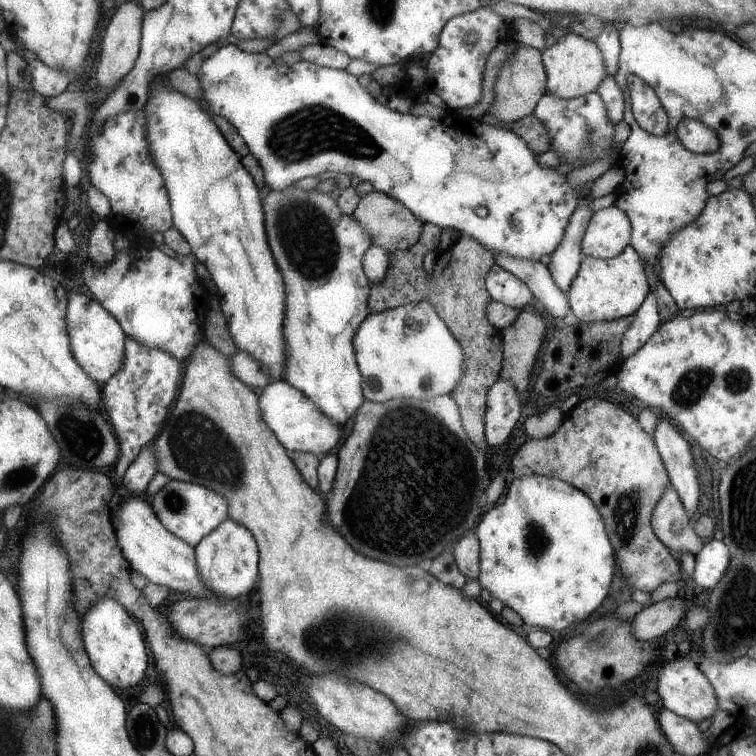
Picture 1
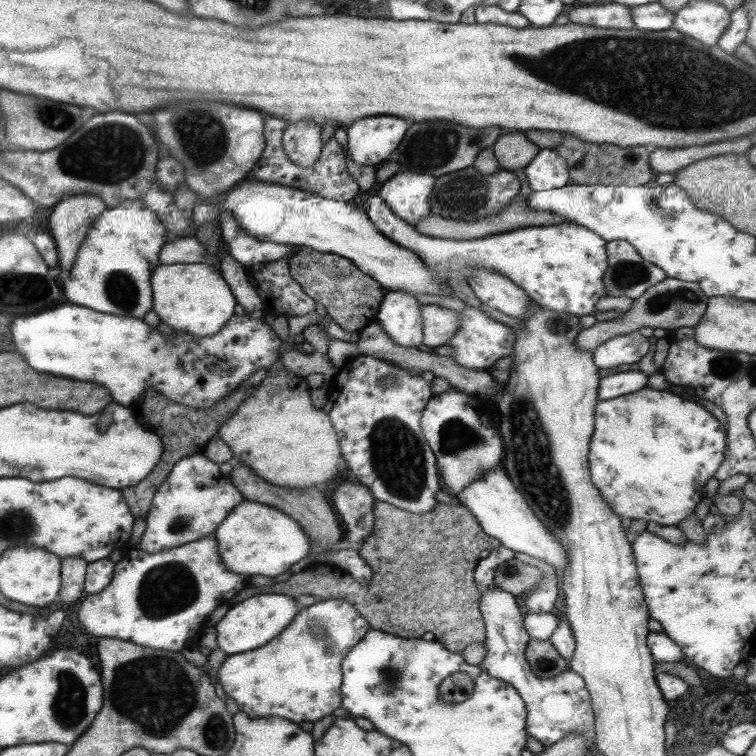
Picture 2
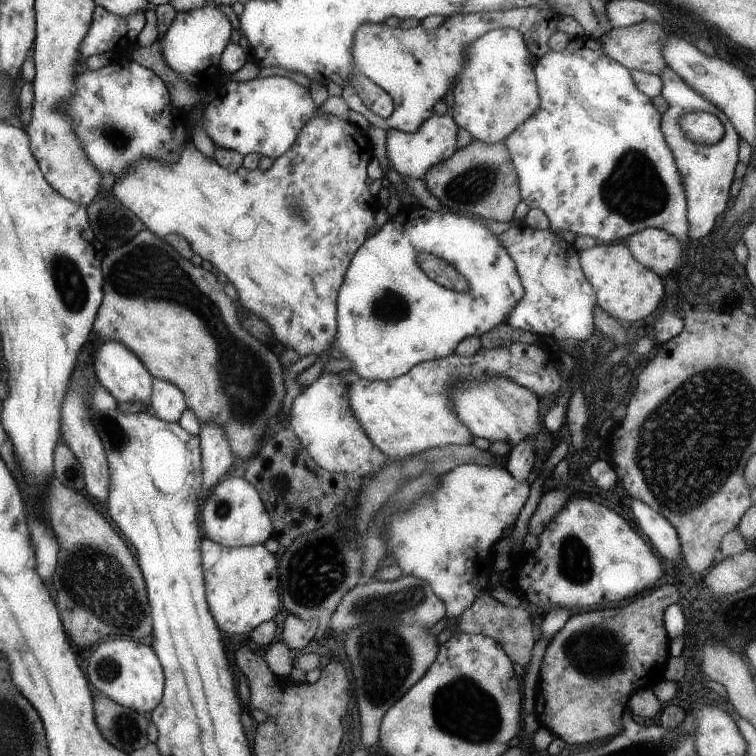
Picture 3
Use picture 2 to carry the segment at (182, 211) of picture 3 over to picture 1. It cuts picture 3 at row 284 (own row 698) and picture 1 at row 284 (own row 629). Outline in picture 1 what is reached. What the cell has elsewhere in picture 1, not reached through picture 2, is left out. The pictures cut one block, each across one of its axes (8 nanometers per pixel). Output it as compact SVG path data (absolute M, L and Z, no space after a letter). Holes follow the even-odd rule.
M263 186L267 192L263 198L265 212L265 232L275 262L283 274L285 282L285 318L283 318L283 336L287 340L287 368L283 380L299 390L323 418L327 418L335 428L343 430L347 420L351 420L357 408L365 402L361 390L361 374L355 364L355 352L351 338L363 318L369 314L367 298L371 282L363 274L363 254L371 246L367 232L355 224L355 220L343 214L329 194L313 194L293 190L293 186L275 192Z

